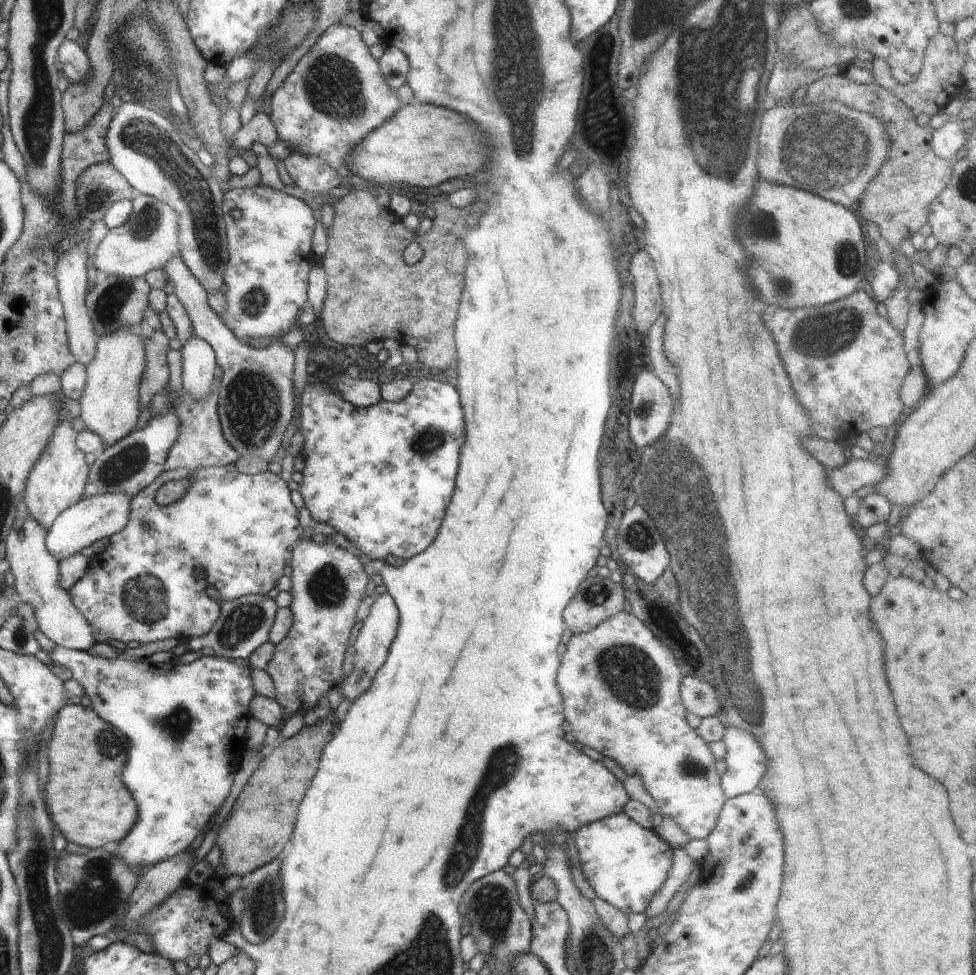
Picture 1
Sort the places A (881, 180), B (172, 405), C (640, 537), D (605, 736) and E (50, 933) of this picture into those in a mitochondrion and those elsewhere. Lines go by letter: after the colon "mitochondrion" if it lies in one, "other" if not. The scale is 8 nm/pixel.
A: mitochondrion
B: other
C: mitochondrion
D: other
E: mitochondrion

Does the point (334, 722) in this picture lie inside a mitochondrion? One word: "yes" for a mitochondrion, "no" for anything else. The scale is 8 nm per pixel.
no

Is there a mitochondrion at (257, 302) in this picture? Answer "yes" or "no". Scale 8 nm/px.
yes

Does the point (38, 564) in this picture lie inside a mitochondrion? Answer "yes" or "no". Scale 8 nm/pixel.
no

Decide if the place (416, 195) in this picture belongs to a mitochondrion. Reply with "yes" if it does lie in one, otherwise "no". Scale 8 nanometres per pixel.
no

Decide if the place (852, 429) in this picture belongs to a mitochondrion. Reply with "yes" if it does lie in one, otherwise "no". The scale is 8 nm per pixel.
no

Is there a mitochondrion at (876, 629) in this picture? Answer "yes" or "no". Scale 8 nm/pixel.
no

